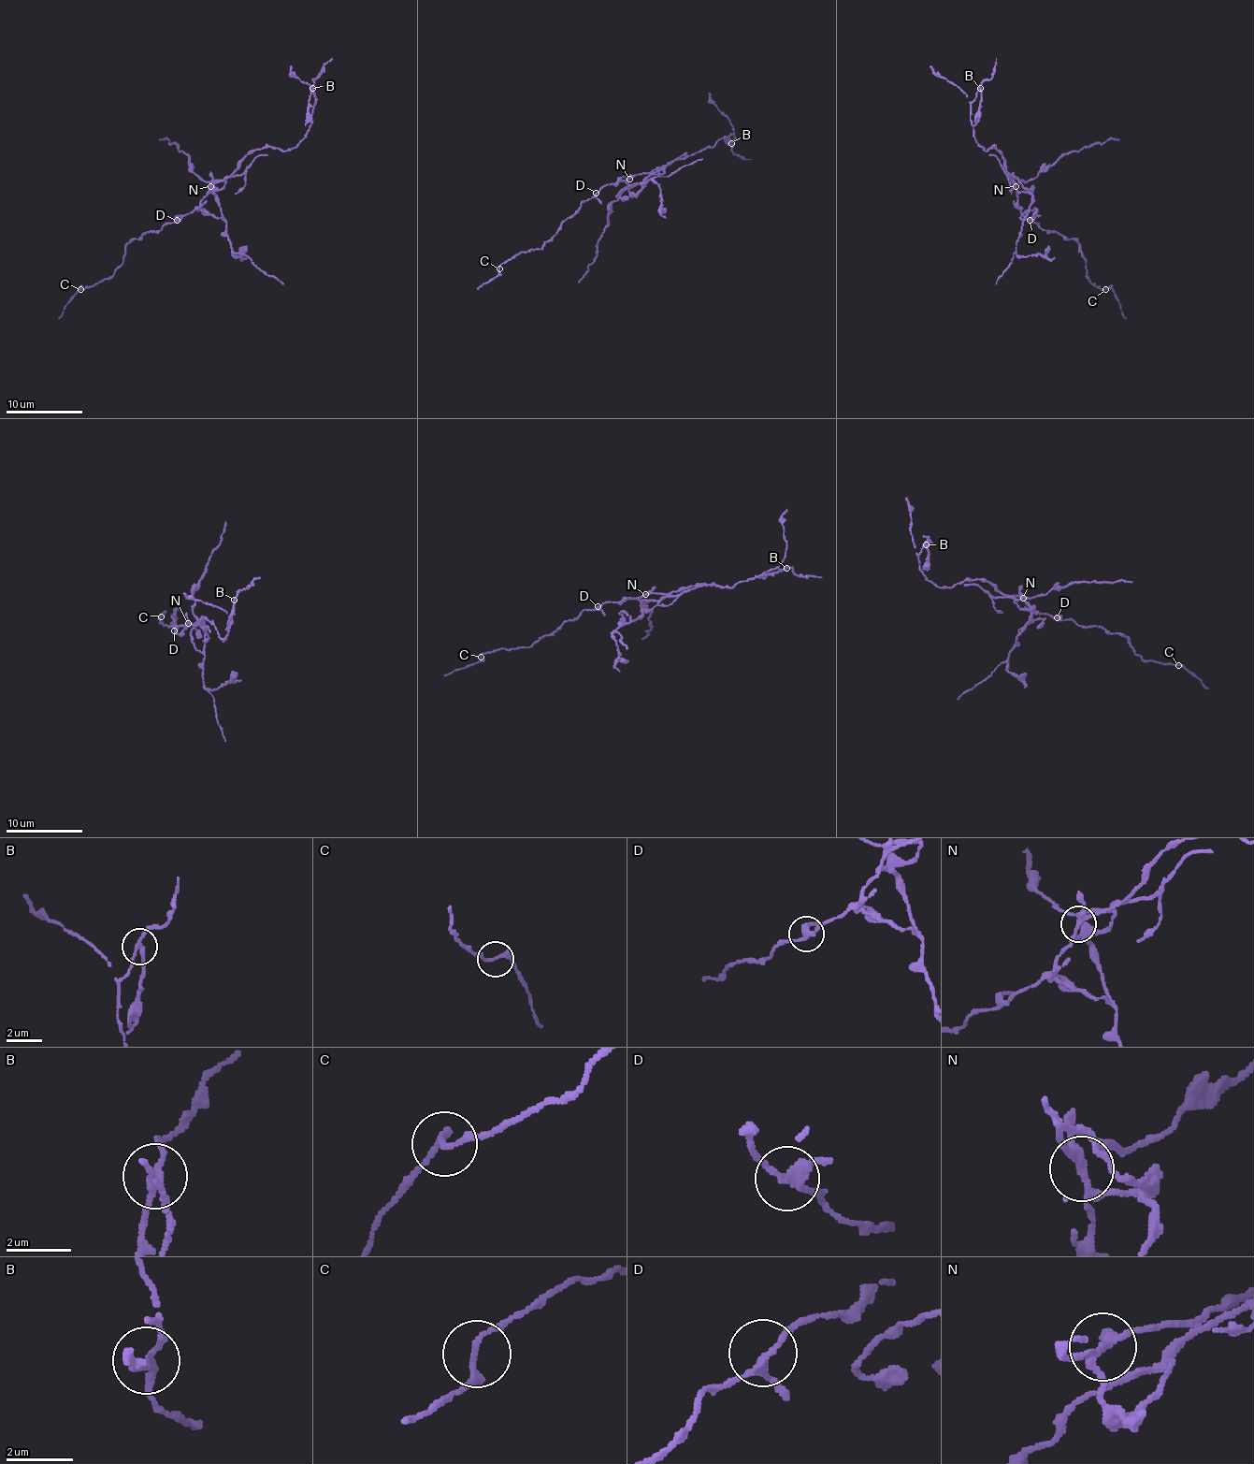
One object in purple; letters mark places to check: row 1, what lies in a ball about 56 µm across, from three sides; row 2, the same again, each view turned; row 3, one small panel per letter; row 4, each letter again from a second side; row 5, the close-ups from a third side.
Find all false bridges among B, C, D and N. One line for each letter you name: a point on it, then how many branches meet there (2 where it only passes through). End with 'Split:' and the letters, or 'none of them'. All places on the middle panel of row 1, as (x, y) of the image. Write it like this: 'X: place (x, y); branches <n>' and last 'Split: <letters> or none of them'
B: place (731, 143); branches 3
N: place (629, 179); branches 4
Split: B, N

